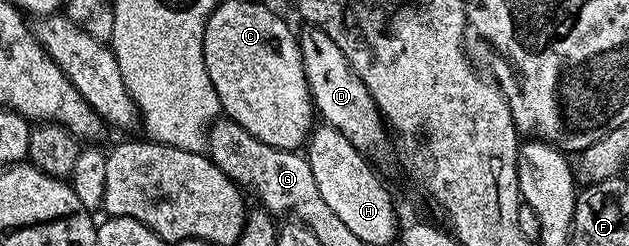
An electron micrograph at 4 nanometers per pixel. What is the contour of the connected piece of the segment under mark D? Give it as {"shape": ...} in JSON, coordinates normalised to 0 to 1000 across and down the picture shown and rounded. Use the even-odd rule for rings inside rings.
{"shape":[[[486,102],[483,118],[477,126],[472,179],[482,228],[482,276],[502,459],[509,476],[512,463],[517,476],[512,484],[521,508],[545,537],[545,553],[552,553],[552,569],[558,569],[568,610],[588,618],[609,606],[615,516],[590,374],[583,374],[583,341],[571,325],[571,309],[555,268],[552,228],[545,228],[539,179],[533,179],[520,130],[494,102]]]}

